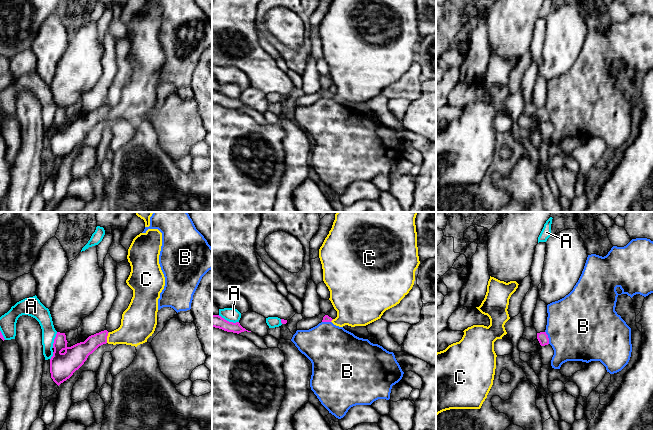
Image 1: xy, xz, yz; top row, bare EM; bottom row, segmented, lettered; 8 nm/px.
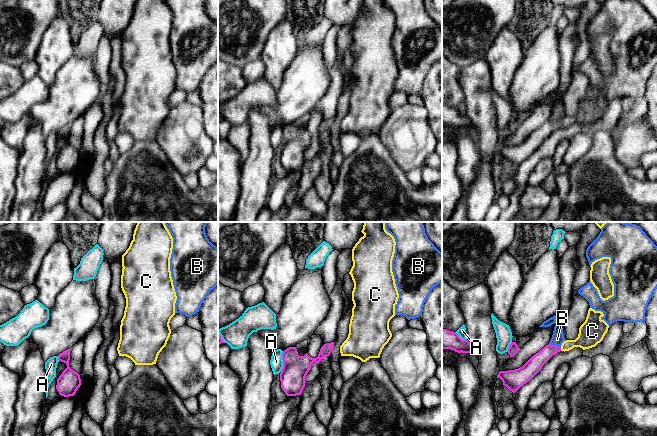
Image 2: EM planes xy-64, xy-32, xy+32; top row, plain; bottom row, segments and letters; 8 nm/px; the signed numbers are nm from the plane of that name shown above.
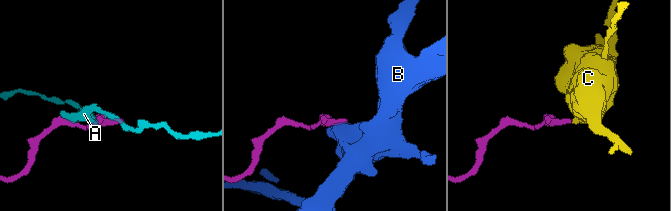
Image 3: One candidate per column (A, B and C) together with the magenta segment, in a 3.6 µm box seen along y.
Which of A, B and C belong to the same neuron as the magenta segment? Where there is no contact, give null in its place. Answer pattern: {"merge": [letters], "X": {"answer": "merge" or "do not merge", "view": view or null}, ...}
{"merge": ["C"], "A": {"answer": "do not merge", "view": "xz"}, "B": {"answer": "do not merge", "view": "yz"}, "C": {"answer": "merge", "view": "xy"}}

